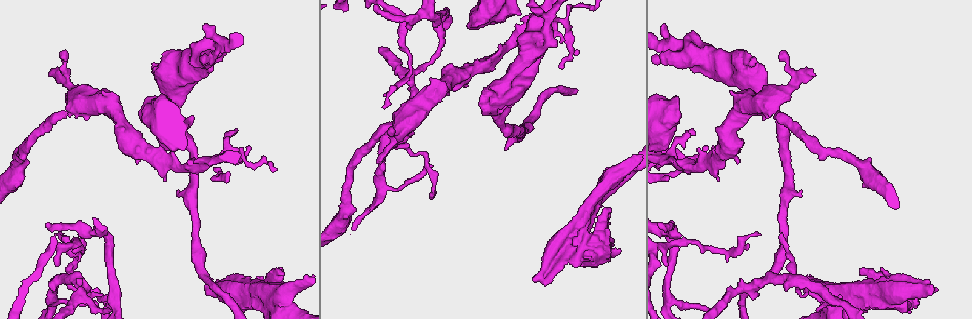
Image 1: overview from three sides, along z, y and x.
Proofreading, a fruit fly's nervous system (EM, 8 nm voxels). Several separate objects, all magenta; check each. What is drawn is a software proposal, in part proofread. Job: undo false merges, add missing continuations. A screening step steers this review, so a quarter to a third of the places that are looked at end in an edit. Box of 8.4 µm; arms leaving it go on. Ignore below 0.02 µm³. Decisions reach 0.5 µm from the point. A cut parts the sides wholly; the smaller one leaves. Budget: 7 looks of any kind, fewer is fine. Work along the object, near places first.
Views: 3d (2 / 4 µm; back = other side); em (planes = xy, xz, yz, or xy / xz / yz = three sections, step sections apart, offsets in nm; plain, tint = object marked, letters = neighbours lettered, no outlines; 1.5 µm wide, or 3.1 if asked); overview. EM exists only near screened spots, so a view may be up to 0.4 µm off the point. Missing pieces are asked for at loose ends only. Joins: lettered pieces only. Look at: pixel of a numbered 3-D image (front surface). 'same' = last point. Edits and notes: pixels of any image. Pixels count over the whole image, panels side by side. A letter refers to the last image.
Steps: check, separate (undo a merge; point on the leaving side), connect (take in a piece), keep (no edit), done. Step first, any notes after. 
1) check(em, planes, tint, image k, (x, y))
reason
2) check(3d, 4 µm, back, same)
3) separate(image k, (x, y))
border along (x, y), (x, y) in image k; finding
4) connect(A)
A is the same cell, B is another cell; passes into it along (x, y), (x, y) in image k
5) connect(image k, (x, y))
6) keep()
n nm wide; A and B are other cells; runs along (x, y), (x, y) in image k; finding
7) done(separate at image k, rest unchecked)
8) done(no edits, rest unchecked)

check(em, xz, step 4, tint, image 1, (79, 296))
three arms meet

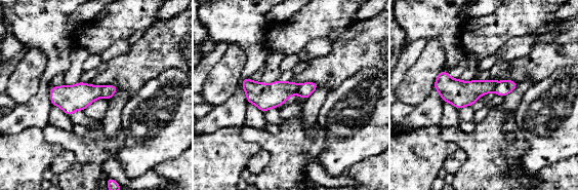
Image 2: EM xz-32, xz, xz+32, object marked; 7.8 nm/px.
check(em, xz, step 4, letters, same)
what lies round it

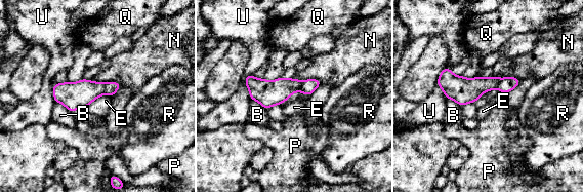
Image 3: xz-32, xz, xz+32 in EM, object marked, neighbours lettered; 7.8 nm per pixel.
separate(image 3, (82, 93))
B, E, N, P, Q, R and U are other cells; border along (103, 83), (106, 92) in image 3; a second cell is stuck on

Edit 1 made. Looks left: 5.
check(overview)

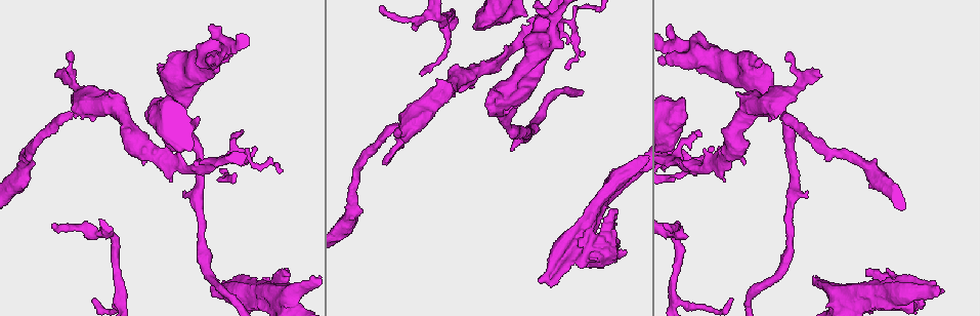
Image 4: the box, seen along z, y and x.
check(3d, 2 µm, image 4, (239, 136))
free end

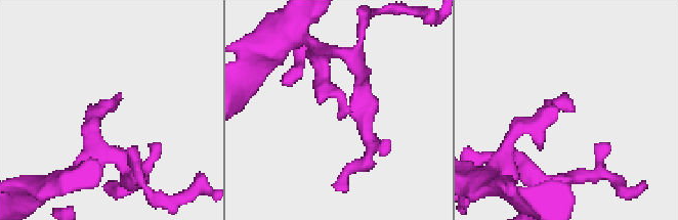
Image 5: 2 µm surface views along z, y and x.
check(em, yz, step 8, tint, image 5, (337, 118))

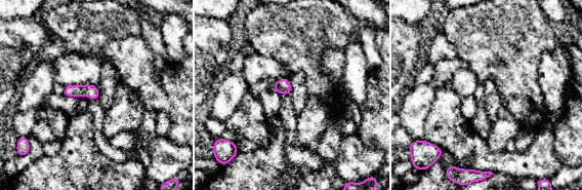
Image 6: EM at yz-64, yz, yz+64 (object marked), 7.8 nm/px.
check(em, yz, step 8, letters, same)

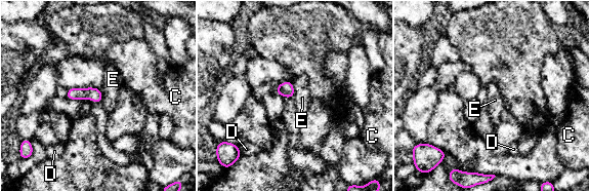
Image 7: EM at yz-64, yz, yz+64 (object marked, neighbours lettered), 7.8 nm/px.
keep()
C, D and E are other cells; border along (291, 82), (293, 99) in image 7; none of them fits

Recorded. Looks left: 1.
done(separate at image 3, rest unchecked)

